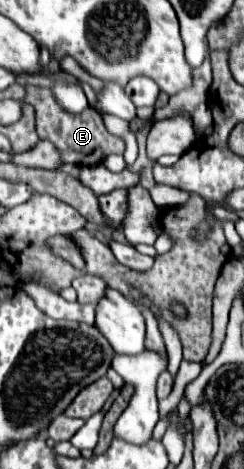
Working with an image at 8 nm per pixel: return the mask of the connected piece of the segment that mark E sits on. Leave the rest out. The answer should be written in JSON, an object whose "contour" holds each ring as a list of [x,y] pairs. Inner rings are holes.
{"contour":[[[26,86],[24,100],[32,104],[36,110],[36,132],[40,140],[50,140],[60,150],[62,162],[76,164],[76,166],[96,166],[104,162],[106,156],[110,154],[124,154],[124,148],[126,148],[124,140],[106,130],[102,116],[94,108],[88,108],[78,116],[68,114],[60,110],[60,106],[54,102],[48,88],[38,88],[38,86]]]}

